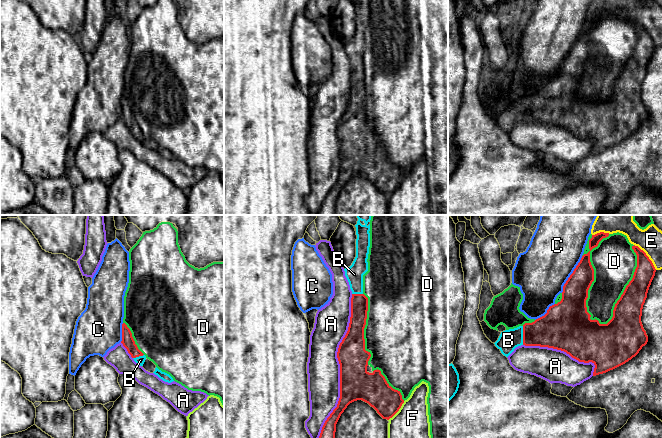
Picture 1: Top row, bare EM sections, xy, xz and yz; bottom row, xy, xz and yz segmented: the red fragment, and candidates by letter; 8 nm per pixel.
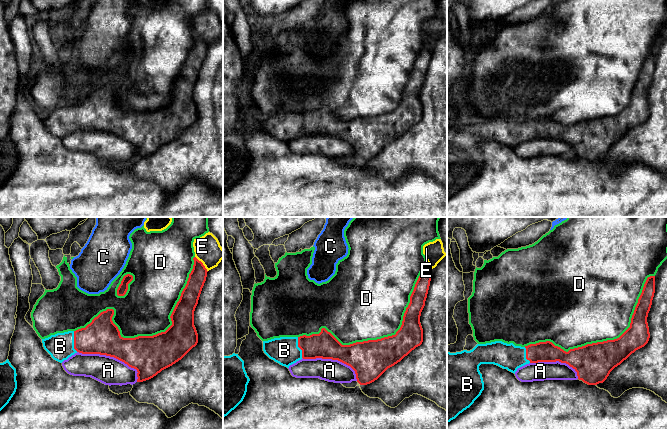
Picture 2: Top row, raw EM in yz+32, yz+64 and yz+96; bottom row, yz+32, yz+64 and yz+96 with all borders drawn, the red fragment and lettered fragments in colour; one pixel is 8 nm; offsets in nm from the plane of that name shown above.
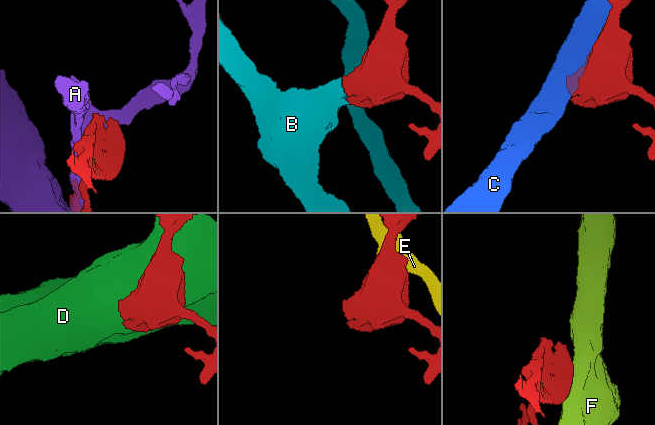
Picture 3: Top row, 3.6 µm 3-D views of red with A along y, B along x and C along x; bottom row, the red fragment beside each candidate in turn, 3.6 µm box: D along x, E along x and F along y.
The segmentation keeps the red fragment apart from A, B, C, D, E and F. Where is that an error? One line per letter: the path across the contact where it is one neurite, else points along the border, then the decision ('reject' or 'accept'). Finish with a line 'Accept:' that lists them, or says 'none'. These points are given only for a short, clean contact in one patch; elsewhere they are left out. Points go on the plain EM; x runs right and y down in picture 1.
A: reject
B: accept
C: reject
D: reject
E: reject
F: reject
Accept: B

